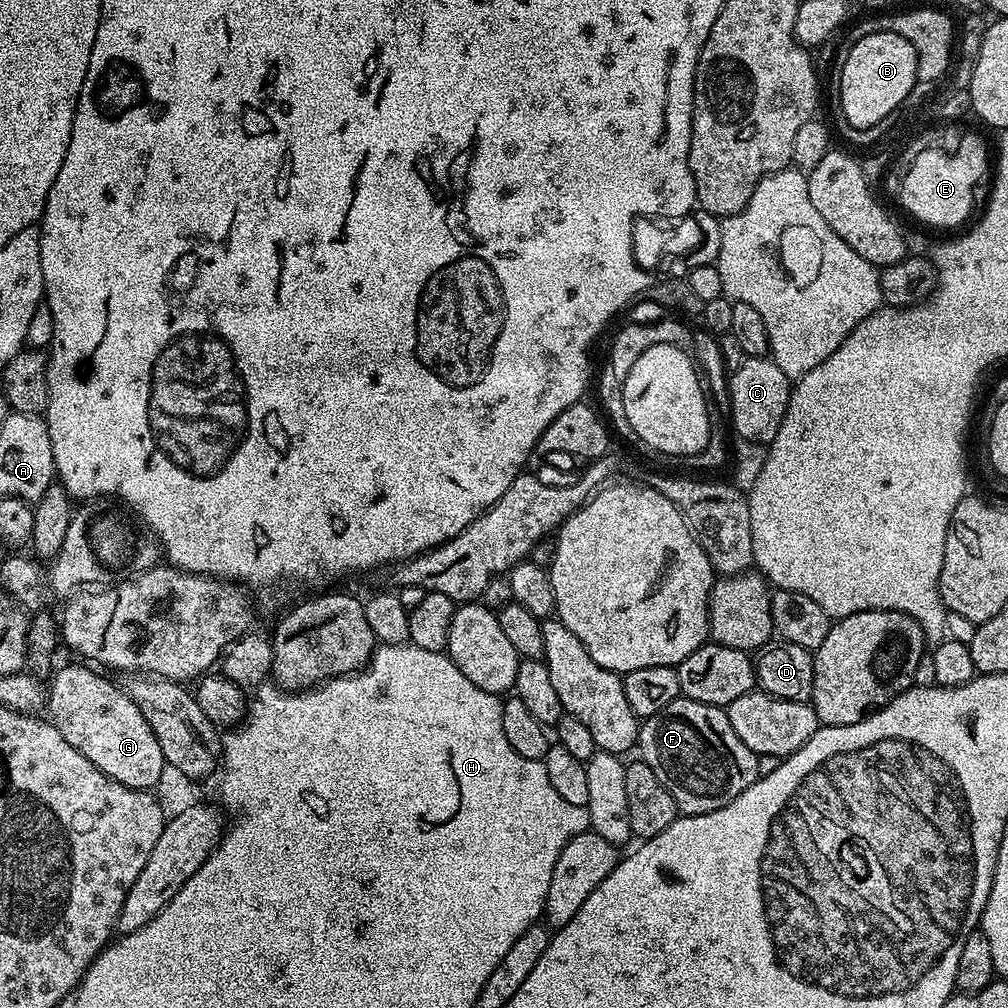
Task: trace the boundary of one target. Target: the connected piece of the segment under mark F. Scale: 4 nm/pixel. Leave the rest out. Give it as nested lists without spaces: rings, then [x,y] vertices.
[[[681,698],[647,717],[640,725],[638,756],[658,774],[658,782],[670,790],[677,809],[686,816],[726,806],[758,778],[756,753],[734,734],[727,711],[706,702]]]

